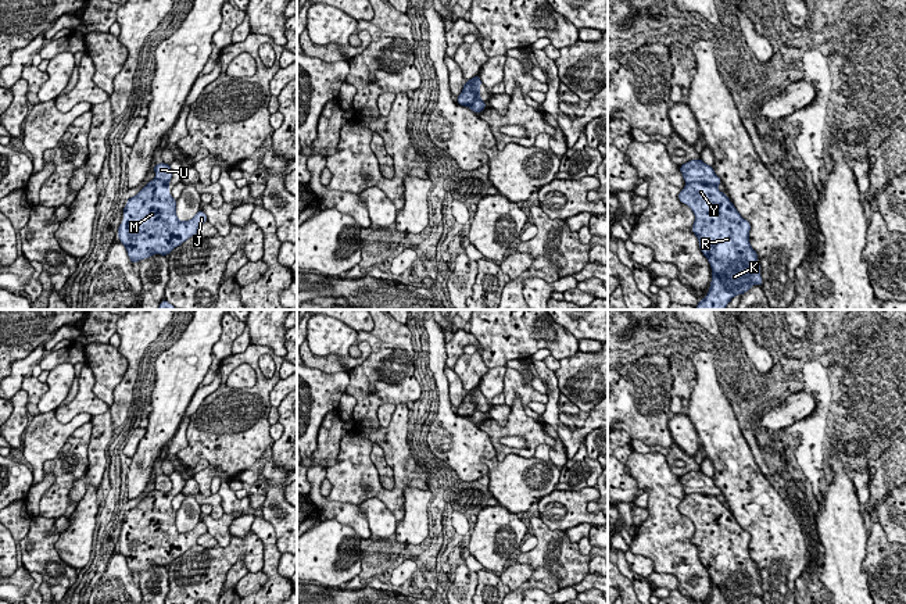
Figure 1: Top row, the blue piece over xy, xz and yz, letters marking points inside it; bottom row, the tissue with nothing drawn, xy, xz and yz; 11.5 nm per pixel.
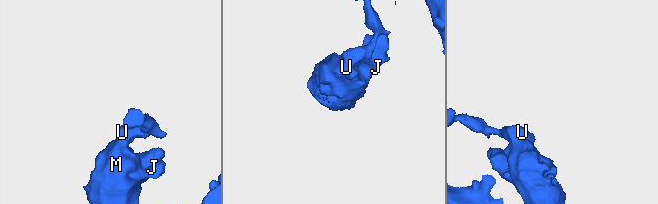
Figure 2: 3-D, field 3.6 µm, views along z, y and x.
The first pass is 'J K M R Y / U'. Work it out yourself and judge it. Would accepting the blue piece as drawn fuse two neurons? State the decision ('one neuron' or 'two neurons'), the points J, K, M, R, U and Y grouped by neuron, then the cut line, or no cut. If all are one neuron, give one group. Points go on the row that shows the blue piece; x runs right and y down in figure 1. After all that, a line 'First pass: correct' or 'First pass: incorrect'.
two neurons; groups J K M R Y / U; cut yz (687, 182), (711, 182), (716, 186)
First pass: correct

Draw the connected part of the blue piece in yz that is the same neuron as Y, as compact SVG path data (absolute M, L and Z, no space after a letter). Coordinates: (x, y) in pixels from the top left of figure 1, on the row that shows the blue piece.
M691 182L680 192L678 200L695 214L692 233L696 235L699 249L712 268L709 292L703 300L699 300L696 310L724 310L734 296L742 296L752 285L762 286L758 254L749 243L751 225L741 217L730 199L716 185Z

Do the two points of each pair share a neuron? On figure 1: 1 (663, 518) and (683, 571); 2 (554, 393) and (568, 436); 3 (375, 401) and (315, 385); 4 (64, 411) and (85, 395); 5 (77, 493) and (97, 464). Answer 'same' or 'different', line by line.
1: same
2: same
3: different
4: same
5: same

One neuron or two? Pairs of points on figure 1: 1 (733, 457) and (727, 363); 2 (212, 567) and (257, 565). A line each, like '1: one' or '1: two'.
1: two
2: one

